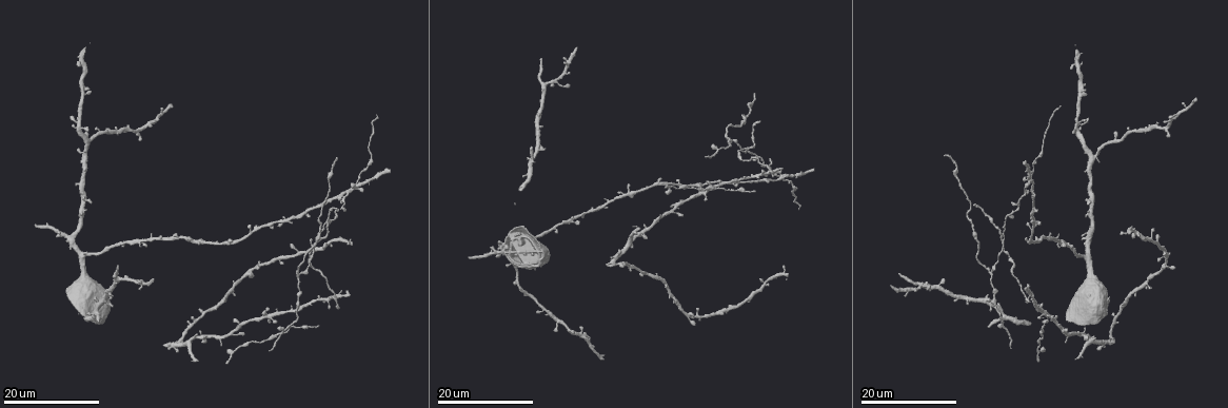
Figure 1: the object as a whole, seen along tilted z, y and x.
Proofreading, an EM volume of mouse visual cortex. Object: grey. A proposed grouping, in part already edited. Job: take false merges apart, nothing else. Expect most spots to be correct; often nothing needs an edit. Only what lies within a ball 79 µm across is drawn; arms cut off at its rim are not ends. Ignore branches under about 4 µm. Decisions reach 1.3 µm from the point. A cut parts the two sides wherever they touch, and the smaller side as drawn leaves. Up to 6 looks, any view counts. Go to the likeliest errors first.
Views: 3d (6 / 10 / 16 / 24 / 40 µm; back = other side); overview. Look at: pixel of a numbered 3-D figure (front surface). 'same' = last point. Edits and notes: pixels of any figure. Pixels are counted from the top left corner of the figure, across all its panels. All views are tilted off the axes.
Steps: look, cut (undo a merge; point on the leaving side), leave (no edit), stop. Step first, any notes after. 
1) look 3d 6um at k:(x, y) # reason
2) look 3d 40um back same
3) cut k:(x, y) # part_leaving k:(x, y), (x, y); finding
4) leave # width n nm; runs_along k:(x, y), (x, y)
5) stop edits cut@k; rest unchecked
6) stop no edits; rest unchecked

look 3d 16um at 1:(297, 271) # three-way junction

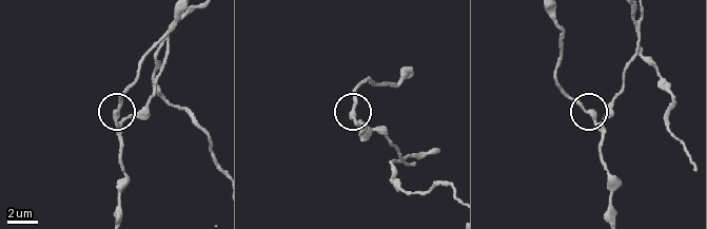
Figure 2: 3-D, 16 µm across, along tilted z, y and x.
look 3d 10um at 2:(351, 115)

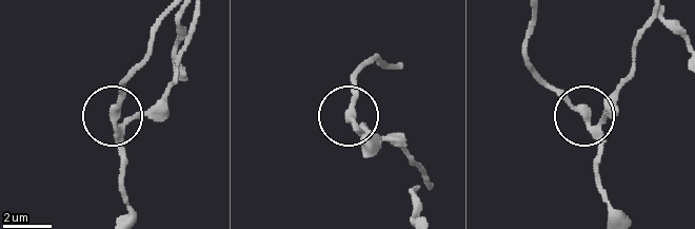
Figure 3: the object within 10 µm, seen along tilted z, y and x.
leave # arms 3; runs_along 3:(655, 19), (626, 87), (584, 118), (598, 189); all the same neuron

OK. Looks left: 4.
look 3d 24um at 1:(358, 181)

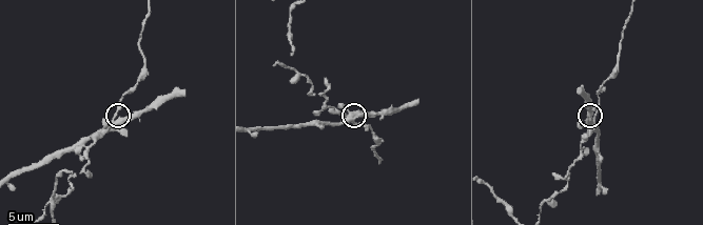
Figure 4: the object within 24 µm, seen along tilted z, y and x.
look 3d 10um at 4:(594, 115)

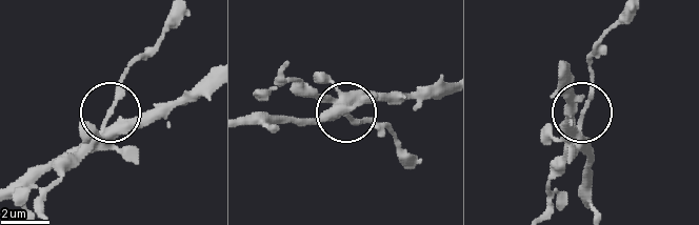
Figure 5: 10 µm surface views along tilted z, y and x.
leave # width 250 nm; runs_along 5:(248, 125), (317, 121), (381, 99), (403, 99); continuous, no second neuron

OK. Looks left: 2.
stop no edits; rest unchecked

